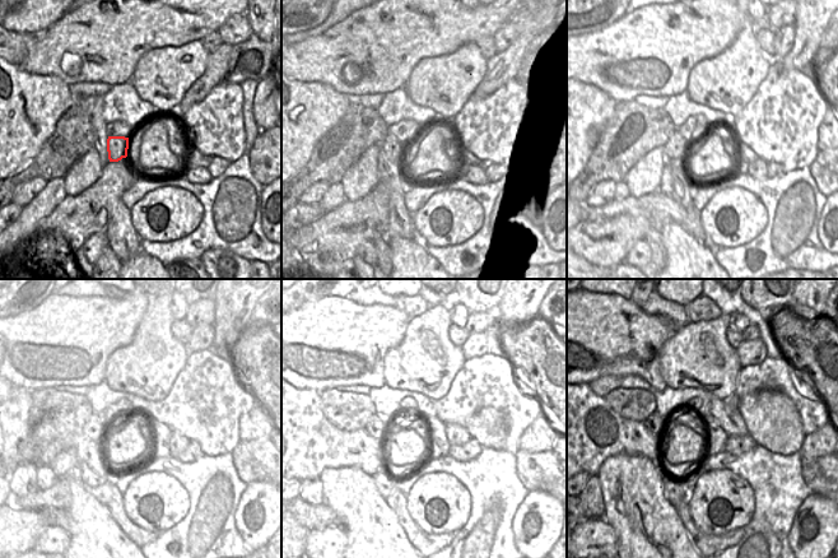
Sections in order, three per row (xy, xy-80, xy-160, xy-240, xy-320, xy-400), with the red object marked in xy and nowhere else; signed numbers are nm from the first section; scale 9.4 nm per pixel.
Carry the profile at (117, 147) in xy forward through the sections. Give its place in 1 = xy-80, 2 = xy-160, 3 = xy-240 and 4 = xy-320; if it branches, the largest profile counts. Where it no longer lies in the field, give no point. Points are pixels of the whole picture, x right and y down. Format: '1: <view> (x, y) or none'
1: xy-80 (395, 149)
2: xy-160 (676, 148)
3: xy-240 (96, 428)
4: xy-320 (376, 427)

